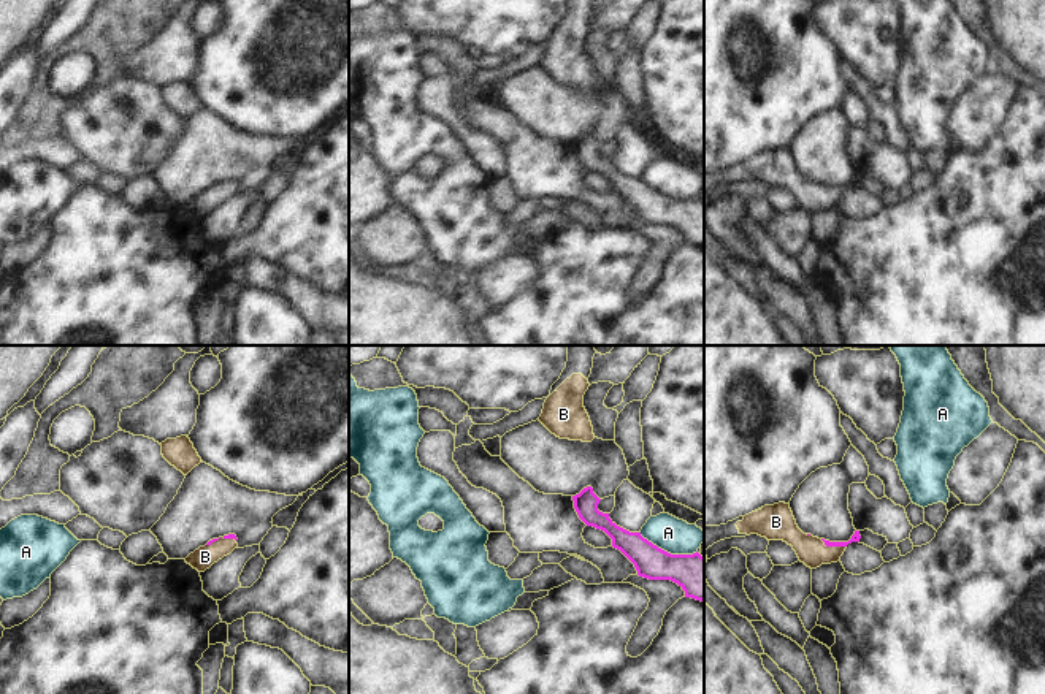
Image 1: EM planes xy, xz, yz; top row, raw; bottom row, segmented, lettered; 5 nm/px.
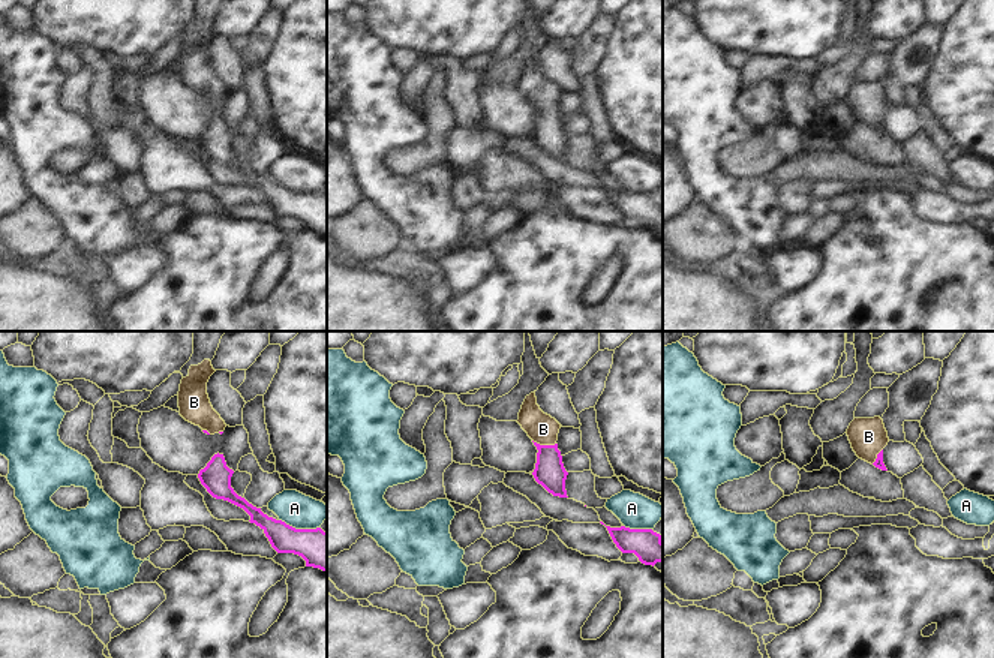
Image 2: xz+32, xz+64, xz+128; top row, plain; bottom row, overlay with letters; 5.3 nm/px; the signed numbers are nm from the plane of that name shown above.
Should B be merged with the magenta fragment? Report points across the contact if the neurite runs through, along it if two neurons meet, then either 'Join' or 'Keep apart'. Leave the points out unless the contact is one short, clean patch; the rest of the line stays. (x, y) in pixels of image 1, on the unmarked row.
Path across: yz (855, 183), (842, 190), (833, 190), (811, 195). Join.

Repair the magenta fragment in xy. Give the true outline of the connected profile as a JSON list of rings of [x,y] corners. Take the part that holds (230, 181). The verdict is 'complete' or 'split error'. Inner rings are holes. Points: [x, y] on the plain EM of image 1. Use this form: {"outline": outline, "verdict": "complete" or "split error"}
{"outline": [[[228,179],[219,184],[209,185],[205,192],[200,192],[193,198],[186,203],[186,208],[190,209],[198,217],[205,217],[214,208],[230,200],[235,193],[238,193],[236,181]]], "verdict": "split error"}

